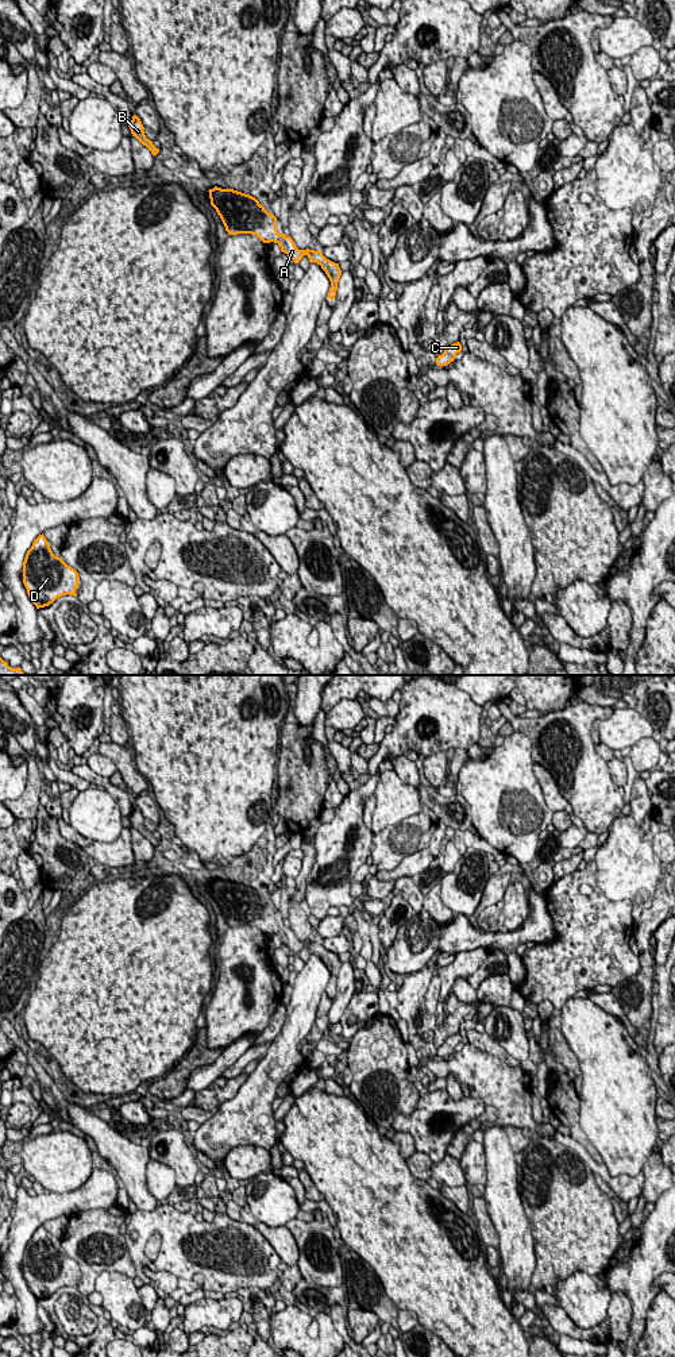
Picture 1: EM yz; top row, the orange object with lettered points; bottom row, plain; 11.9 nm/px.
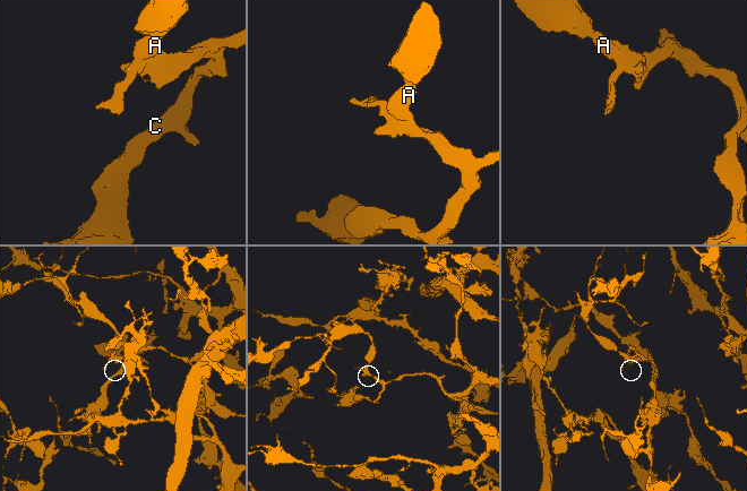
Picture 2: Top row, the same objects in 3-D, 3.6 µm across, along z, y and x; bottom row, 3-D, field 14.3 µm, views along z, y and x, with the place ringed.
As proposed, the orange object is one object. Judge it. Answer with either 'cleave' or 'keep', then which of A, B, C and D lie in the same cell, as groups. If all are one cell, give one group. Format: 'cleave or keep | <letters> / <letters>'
keep | A B C D

